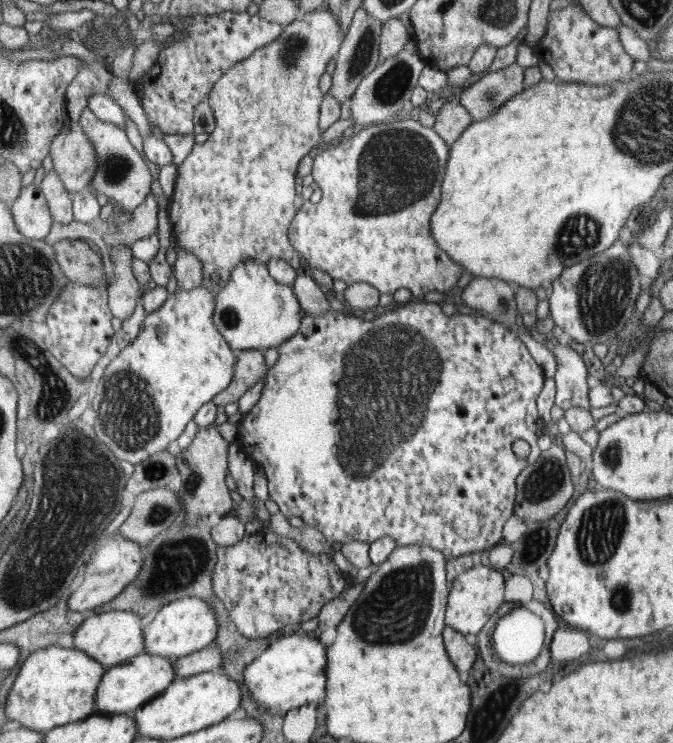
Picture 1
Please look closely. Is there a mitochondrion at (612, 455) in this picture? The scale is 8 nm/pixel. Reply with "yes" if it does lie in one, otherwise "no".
yes

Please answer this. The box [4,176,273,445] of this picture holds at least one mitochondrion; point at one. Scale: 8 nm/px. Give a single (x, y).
(50, 402)

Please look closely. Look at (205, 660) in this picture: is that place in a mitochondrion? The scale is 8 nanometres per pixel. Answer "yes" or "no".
no

